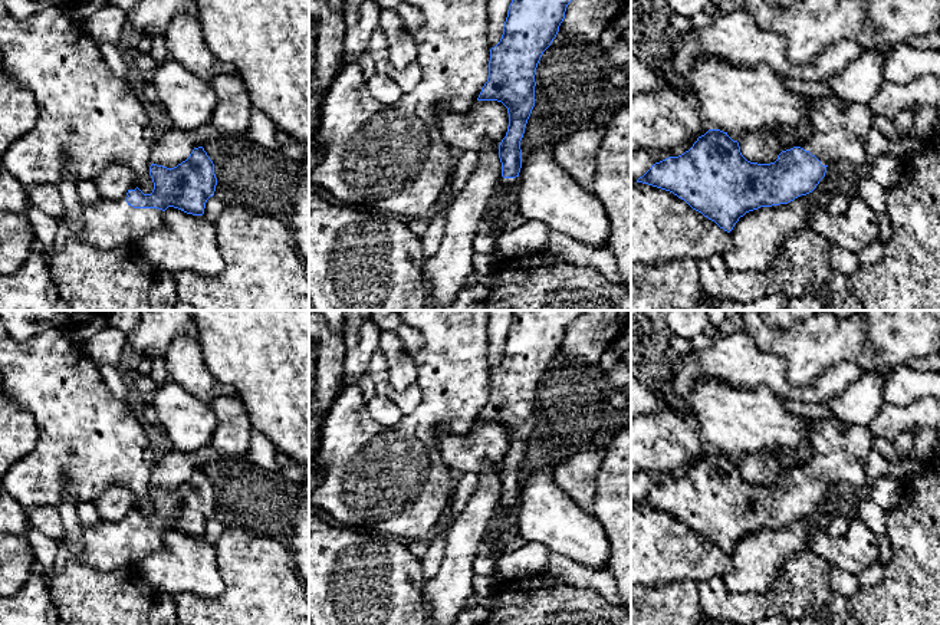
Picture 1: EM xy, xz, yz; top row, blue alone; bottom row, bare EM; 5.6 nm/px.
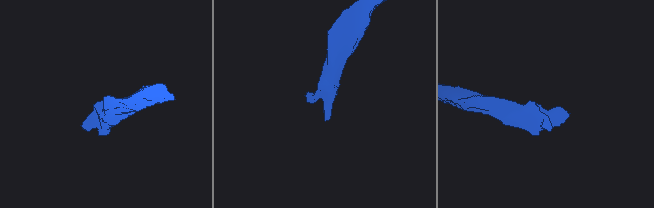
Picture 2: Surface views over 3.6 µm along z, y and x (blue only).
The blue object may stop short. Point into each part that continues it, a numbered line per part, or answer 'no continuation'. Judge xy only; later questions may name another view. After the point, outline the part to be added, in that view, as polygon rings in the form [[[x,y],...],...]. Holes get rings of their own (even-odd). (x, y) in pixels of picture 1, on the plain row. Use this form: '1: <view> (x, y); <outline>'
1: xy (109, 545); [[[126,516],[118,522],[101,520],[96,526],[82,526],[80,562],[106,572],[118,568],[137,568],[149,553],[164,547],[164,533],[158,530],[134,530],[126,524]]]

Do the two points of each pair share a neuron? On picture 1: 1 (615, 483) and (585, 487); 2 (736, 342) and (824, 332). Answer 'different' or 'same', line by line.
1: different
2: different

